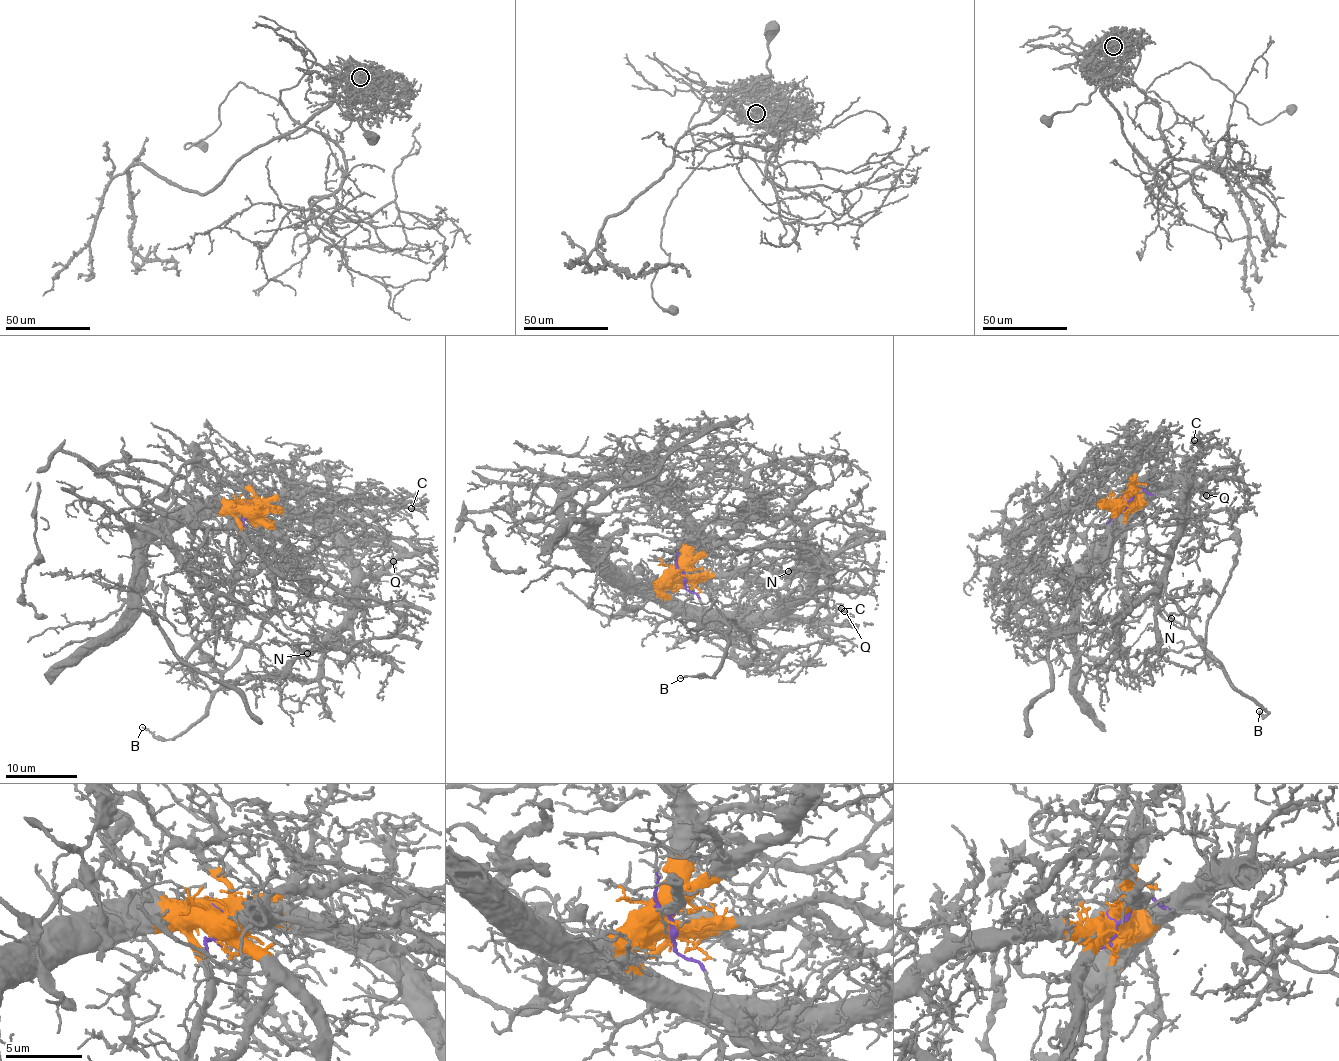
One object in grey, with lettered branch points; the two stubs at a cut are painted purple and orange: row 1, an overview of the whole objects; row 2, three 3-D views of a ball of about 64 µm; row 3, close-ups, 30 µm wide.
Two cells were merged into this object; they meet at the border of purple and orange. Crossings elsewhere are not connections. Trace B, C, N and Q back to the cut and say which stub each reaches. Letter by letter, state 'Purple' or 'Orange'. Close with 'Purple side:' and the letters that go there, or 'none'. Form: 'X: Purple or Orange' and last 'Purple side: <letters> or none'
B: Purple
C: Orange
N: Orange
Q: Orange
Purple side: B

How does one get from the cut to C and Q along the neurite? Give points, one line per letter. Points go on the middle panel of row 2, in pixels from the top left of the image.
C: (683, 576), (664, 592), (702, 608), (812, 622), (821, 620), (839, 603), (843, 604), (842, 608)
Q: (683, 576), (665, 594), (702, 608), (837, 624), (850, 622), (844, 610)

